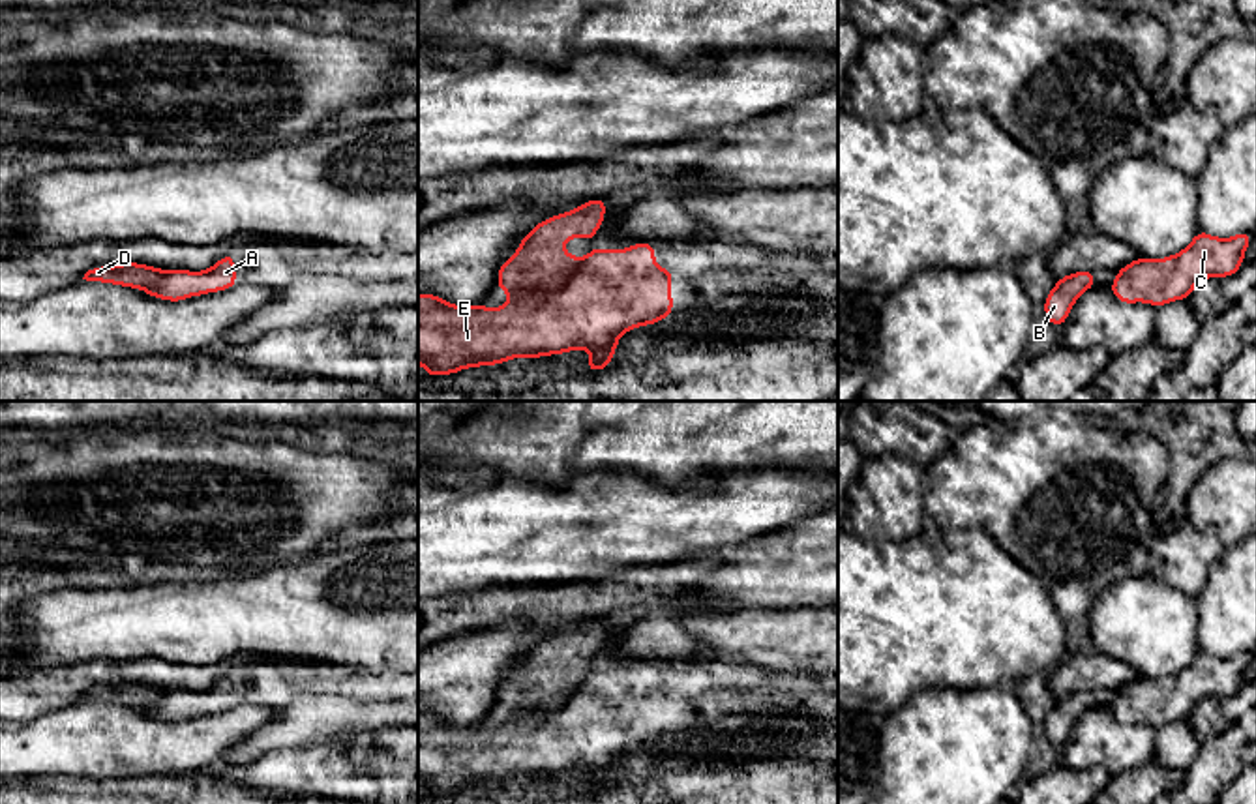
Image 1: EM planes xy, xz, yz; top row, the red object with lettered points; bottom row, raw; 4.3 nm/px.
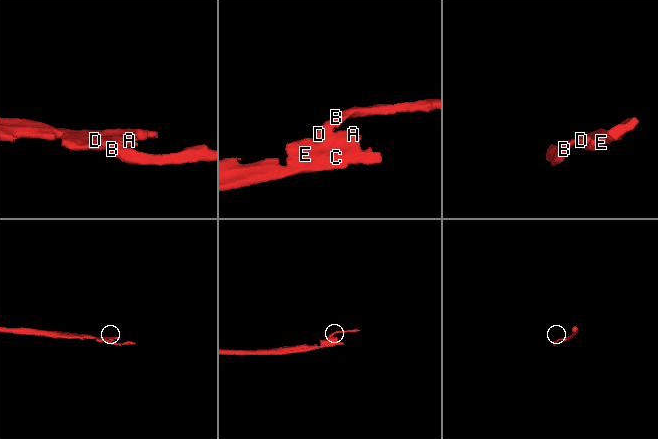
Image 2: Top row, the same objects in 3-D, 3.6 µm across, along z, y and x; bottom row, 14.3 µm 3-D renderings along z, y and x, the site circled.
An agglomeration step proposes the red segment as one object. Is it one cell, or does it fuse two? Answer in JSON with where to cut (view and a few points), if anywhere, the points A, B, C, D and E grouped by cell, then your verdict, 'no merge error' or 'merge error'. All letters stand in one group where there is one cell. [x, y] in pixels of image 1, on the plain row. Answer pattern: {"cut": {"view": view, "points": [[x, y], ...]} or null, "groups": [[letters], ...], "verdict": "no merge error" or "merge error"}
{"cut": {"view": "xz", "points": [[582, 679], [552, 711], [523, 713], [512, 718]]}, "groups": [["A", "C", "E"], ["B", "D"]], "verdict": "merge error"}

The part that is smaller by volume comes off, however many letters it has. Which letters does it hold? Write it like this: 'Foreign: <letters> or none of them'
Foreign: B, D

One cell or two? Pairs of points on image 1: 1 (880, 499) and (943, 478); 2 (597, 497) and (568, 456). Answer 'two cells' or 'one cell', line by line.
1: two cells
2: two cells

